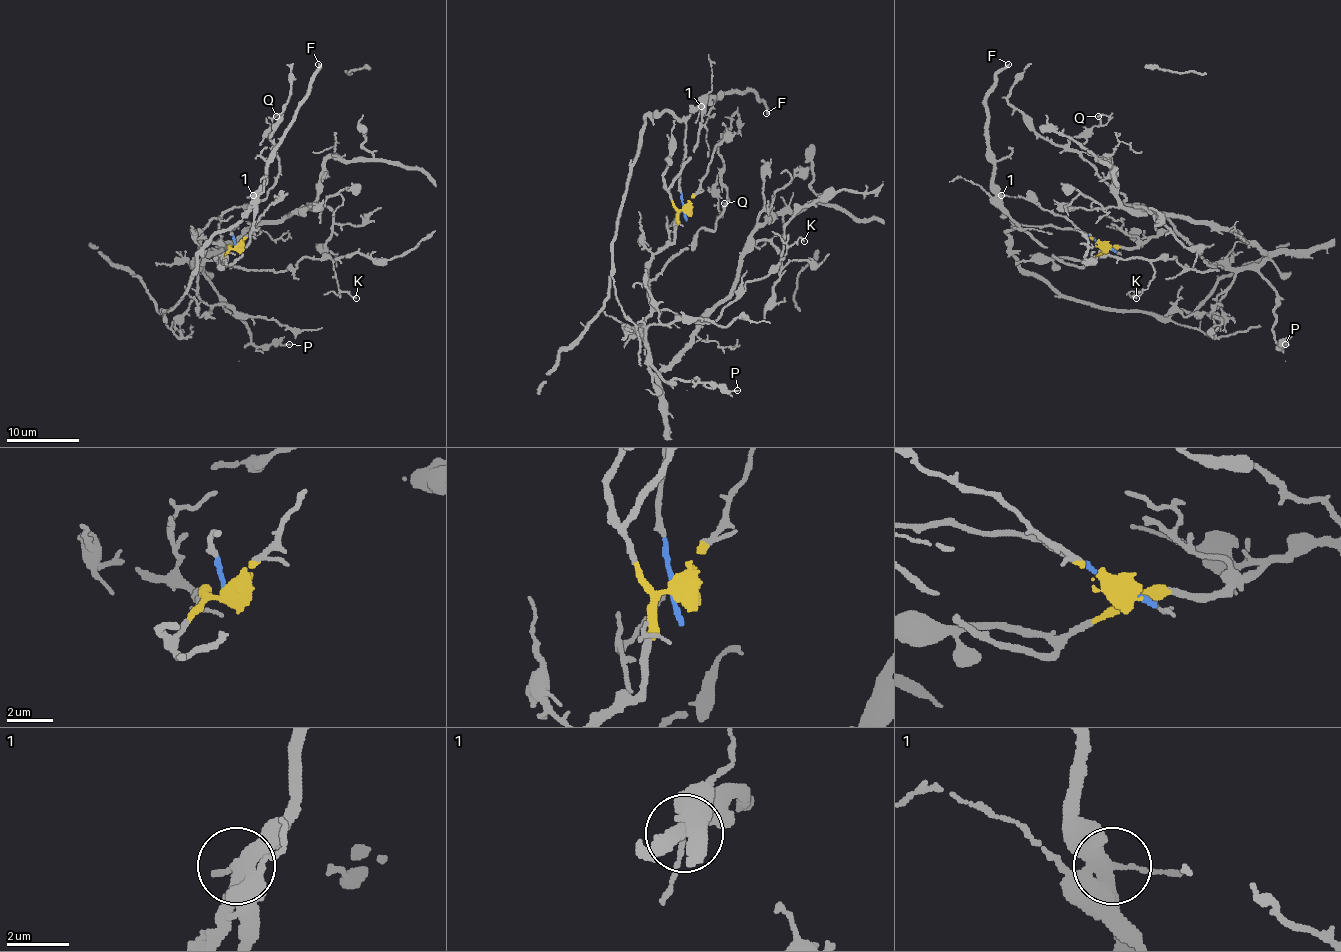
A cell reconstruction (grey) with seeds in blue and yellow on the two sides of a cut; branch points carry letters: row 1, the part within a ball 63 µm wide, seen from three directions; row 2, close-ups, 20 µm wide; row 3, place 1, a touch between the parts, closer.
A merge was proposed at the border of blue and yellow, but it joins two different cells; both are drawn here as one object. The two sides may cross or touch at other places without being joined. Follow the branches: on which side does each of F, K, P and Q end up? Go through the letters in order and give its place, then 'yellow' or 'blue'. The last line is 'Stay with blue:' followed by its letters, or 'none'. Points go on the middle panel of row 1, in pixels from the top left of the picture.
F: place (766, 113); blue
K: place (804, 241); yellow
P: place (737, 390); yellow
Q: place (724, 203); yellow
Stay with blue: F

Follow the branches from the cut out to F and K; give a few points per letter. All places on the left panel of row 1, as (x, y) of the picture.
F: (235, 245), (232, 229), (243, 218), (253, 194), (264, 182), (266, 160), (304, 96), (319, 63)
K: (235, 245), (201, 232), (208, 261), (243, 269), (330, 258), (337, 287), (355, 298)

